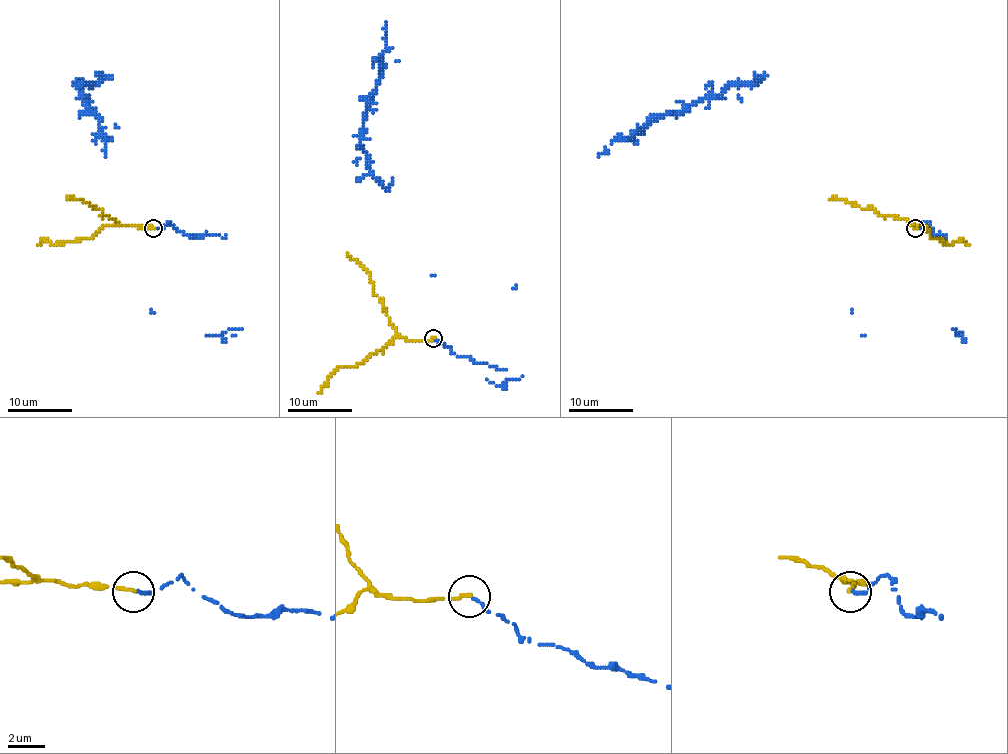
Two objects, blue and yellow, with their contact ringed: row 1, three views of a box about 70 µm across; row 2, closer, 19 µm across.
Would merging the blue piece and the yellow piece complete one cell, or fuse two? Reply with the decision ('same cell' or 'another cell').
same cell

